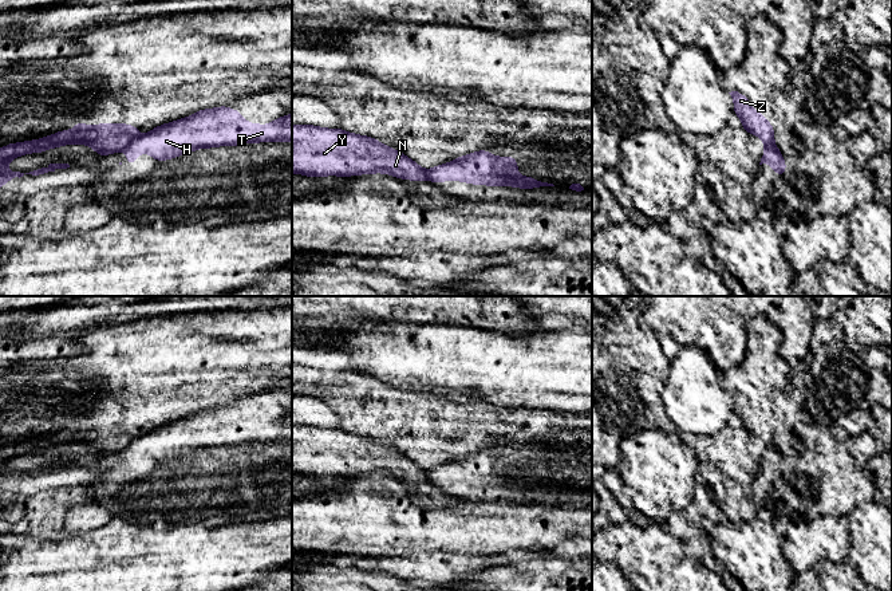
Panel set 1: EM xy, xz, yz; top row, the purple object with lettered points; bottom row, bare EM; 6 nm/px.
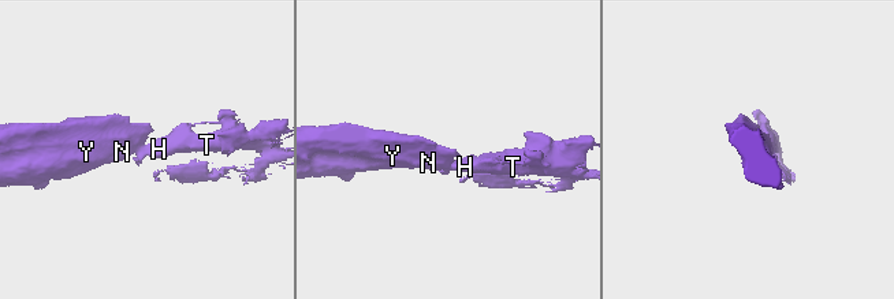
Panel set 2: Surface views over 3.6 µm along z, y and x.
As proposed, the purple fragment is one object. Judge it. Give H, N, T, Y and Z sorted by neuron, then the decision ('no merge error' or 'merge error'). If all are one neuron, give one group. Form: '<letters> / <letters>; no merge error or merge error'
H T / N Y Z; merge error

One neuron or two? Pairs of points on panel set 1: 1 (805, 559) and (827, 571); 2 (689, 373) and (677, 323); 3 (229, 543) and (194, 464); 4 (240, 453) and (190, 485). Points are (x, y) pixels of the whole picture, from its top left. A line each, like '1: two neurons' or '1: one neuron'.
1: two neurons
2: two neurons
3: two neurons
4: one neuron

